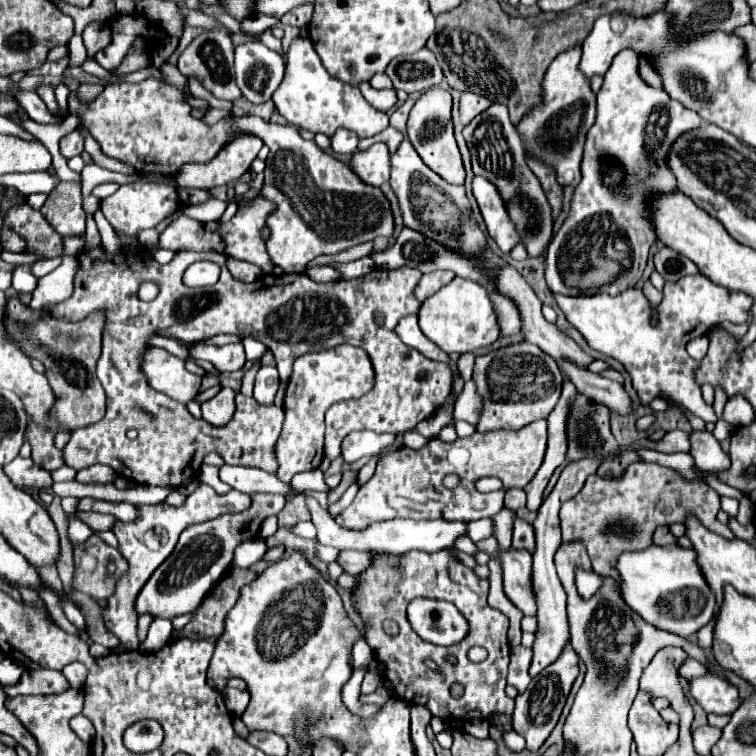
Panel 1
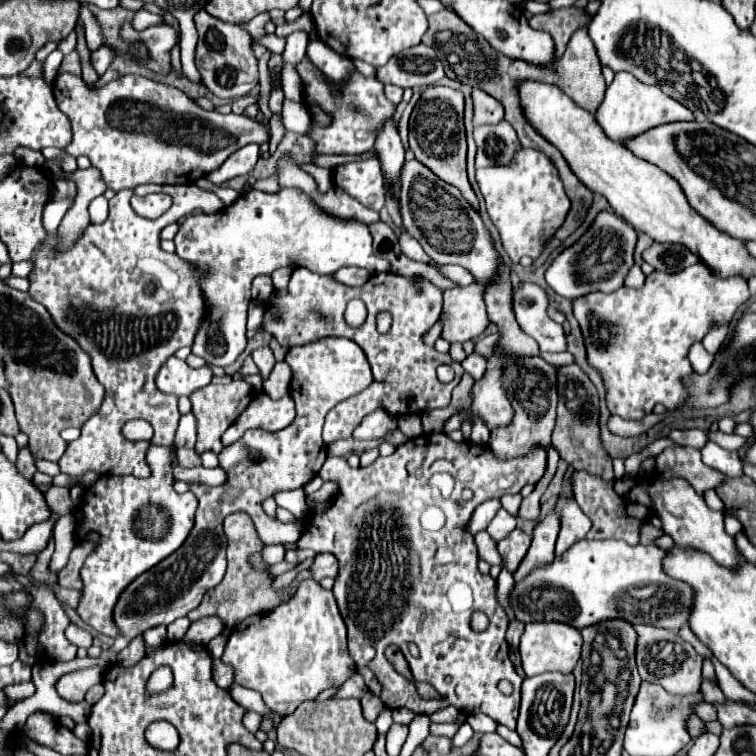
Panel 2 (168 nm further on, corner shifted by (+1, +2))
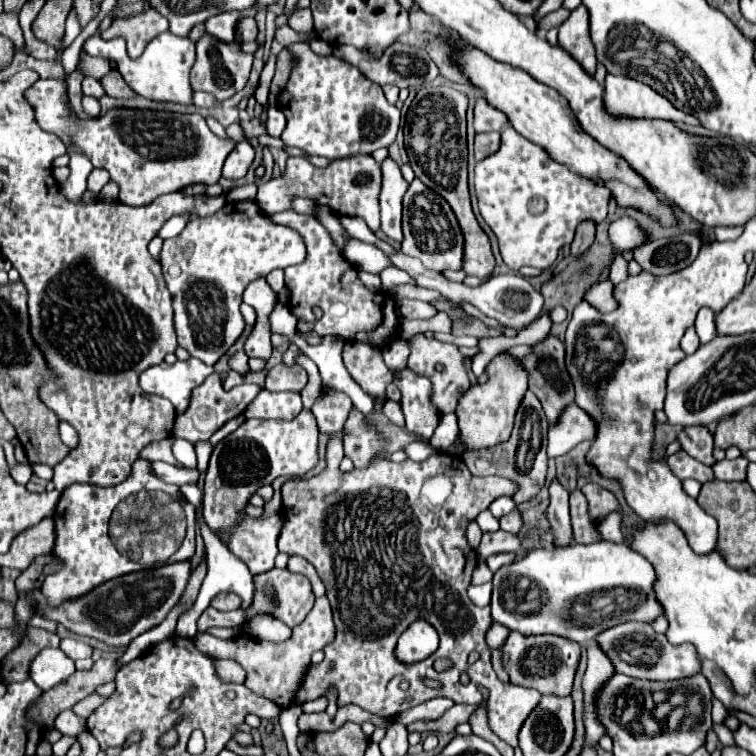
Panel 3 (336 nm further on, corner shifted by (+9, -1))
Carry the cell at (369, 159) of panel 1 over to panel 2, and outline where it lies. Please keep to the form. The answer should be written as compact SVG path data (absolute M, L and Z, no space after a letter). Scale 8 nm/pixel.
M376 159L338 165L334 183L374 211L384 207L384 179Z

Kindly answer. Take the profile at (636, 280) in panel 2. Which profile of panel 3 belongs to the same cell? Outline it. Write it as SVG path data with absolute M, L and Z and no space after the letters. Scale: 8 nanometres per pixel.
M616 256L616 260L612 262L612 268L610 268L610 280L612 280L612 284L620 284L622 280L628 278L626 266L628 266L628 262L622 256Z

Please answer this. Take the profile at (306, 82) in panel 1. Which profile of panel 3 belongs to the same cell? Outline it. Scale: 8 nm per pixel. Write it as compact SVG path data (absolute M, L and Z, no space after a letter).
M386 158L382 162L382 192L380 192L380 208L382 208L382 232L396 240L402 242L402 196L408 188L408 182L402 178L400 168L392 158Z

